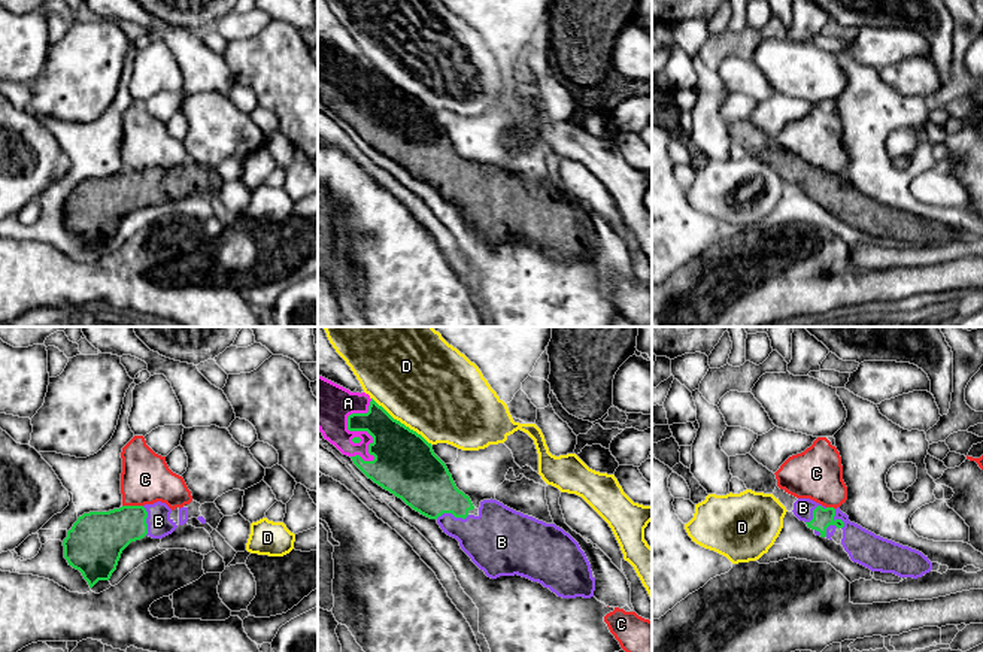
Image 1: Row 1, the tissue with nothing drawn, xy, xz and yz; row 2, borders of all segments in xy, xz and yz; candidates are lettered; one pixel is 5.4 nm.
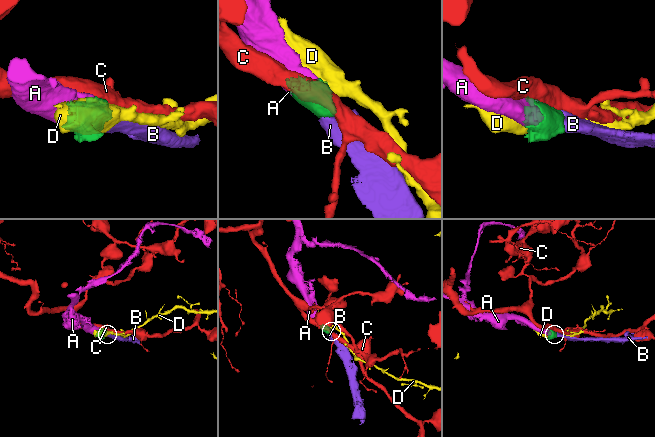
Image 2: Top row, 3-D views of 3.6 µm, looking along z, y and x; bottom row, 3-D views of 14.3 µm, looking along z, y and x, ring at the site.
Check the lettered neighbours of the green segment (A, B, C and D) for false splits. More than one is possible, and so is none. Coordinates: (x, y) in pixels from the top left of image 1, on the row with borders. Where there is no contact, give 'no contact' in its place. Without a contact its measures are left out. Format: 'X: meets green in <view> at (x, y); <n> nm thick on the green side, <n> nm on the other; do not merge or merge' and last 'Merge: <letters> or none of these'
A: meets green in xz at (354, 430); 260 nm thick on the green side, 280 nm on the other; merge
B: meets green in xz at (452, 513); 300 nm thick on the green side, 300 nm on the other; merge
C: meets green in xy at (133, 506); 280 nm thick on the green side, 260 nm on the other; do not merge
D: meets green in xz at (400, 422); 340 nm thick on the green side, 500 nm on the other; do not merge
Merge: A, B

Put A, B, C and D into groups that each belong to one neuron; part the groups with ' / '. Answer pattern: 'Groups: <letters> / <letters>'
Groups: A B / C / D

